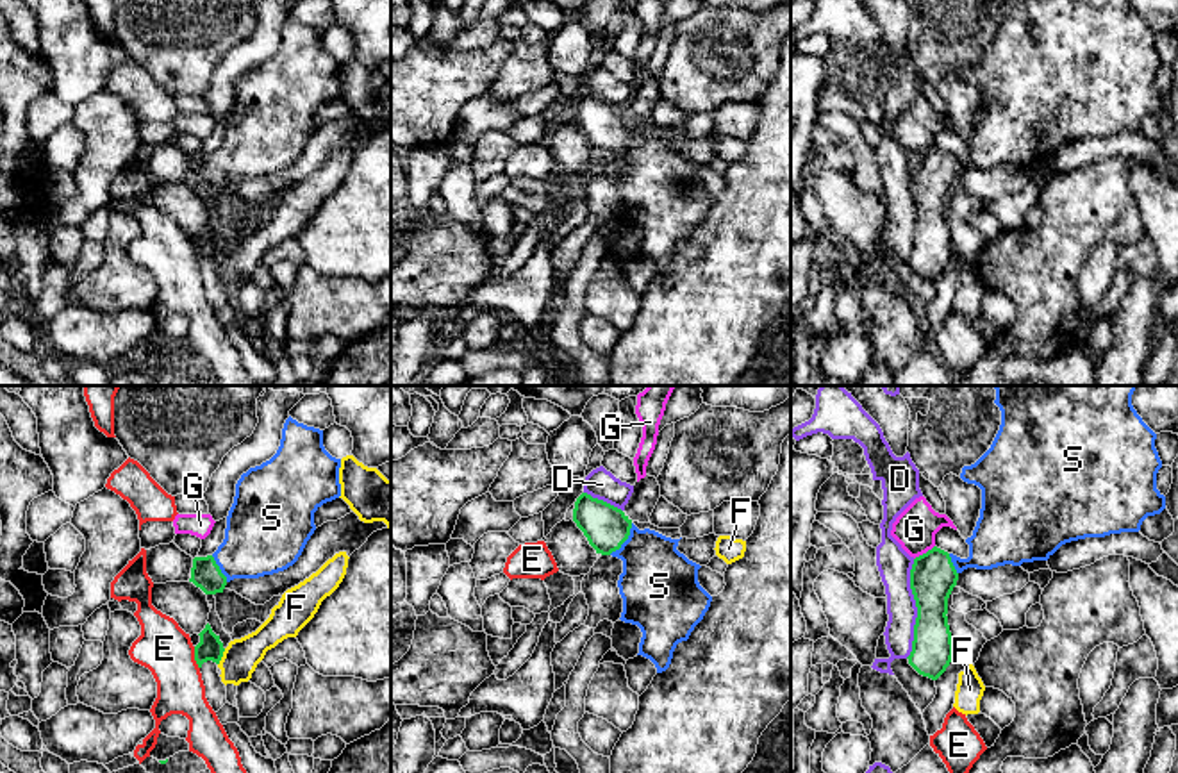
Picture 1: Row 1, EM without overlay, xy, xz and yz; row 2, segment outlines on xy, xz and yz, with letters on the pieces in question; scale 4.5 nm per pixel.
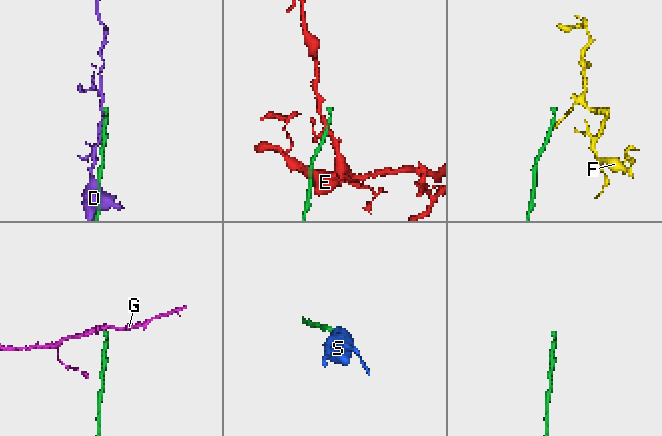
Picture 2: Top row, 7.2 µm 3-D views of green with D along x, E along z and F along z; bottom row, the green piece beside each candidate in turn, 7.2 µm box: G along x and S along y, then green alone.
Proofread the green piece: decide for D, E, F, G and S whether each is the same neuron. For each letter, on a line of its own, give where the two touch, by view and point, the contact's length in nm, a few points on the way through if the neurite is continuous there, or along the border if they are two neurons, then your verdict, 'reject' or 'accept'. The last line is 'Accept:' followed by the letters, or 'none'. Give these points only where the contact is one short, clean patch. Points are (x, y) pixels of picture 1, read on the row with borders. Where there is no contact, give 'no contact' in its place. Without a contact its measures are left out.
D: yz (918, 609) | 440 nm | reject
E: xy (195, 657) | 110 nm | reject
F: xy (222, 656) | 90 nm | along xy (225, 648), (218, 664) | reject
G: yz (923, 554) | 120 nm | along yz (934, 545), (914, 559) | reject
S: xz (625, 540) | 180 nm | across xz (605, 527), (625, 540), (652, 566), (657, 584) | accept
Accept: S

